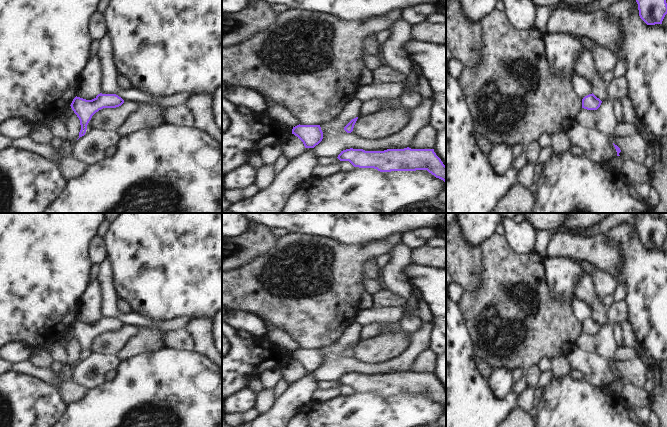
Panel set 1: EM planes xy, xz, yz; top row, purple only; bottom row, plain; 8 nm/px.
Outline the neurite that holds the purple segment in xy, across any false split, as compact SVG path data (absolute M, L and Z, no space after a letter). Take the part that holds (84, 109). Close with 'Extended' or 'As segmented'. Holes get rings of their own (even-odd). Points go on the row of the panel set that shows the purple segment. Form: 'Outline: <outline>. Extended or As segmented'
Outline: M98 94L92 100L75 97L71 103L71 108L80 120L81 130L79 138L84 136L87 125L92 116L103 108L116 108L121 106L124 100L116 94Z. As segmented

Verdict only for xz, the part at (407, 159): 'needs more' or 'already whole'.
already whole

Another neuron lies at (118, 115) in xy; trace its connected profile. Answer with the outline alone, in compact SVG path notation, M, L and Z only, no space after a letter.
M124 102L116 108L103 108L92 116L87 129L96 128L115 132L137 108L136 102Z

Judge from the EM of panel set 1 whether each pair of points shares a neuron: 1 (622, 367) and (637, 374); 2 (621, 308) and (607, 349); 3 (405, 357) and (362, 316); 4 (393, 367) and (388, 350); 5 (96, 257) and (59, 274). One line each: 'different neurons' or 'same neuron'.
1: same neuron
2: same neuron
3: different neurons
4: different neurons
5: different neurons

